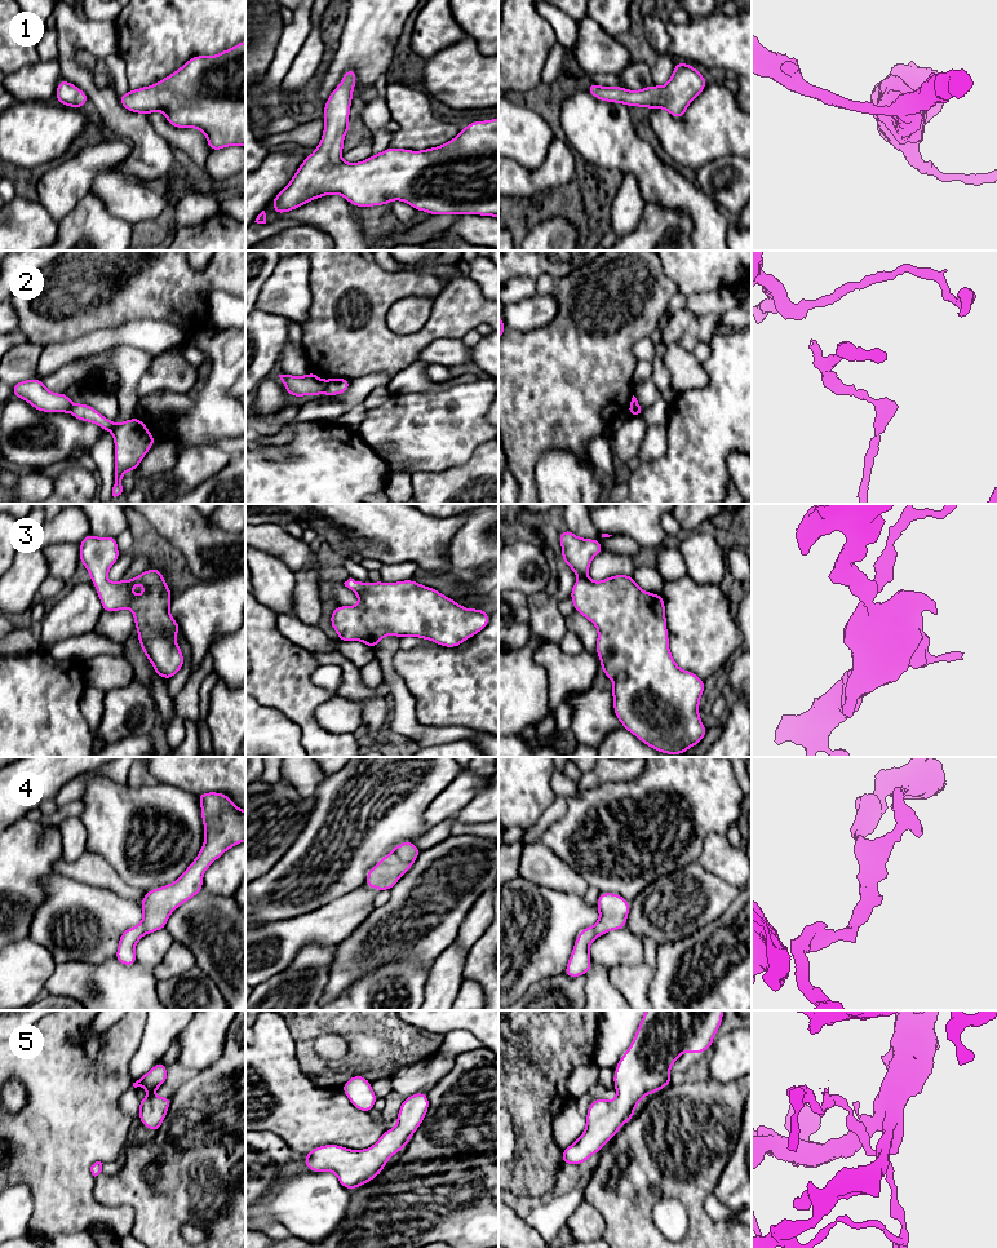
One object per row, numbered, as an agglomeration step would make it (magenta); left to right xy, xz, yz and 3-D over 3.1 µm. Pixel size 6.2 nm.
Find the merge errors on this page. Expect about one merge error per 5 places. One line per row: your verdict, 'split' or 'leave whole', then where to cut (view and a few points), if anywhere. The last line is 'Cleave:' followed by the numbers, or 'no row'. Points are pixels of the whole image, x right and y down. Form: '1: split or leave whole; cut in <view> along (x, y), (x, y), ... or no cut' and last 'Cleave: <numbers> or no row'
1: leave whole; no cut
2: split; cut in xz along (326, 380), (323, 393)
3: leave whole; no cut
4: leave whole; no cut
5: leave whole; no cut
Cleave: 2

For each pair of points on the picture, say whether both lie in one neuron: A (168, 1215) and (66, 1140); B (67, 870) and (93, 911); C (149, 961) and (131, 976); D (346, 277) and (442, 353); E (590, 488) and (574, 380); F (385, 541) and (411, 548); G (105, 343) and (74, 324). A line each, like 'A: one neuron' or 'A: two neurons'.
A: two neurons
B: two neurons
C: two neurons
D: two neurons
E: two neurons
F: one neuron
G: two neurons

